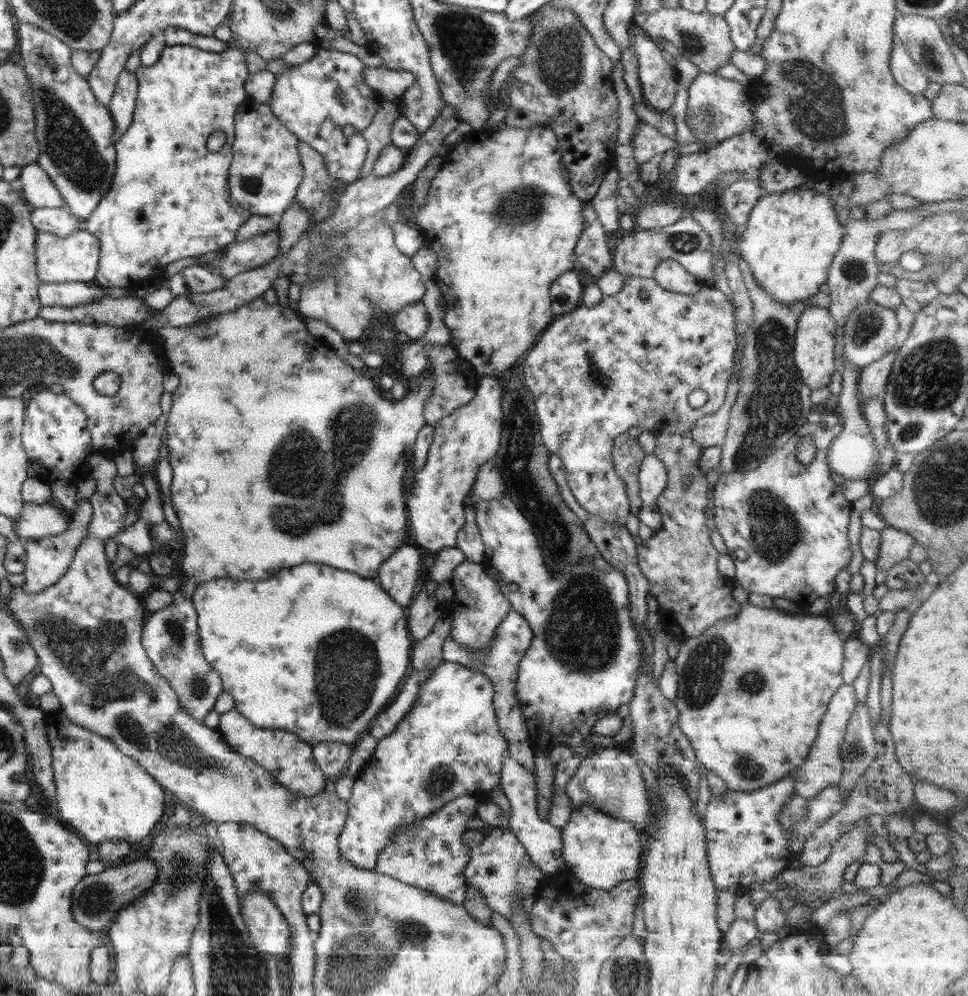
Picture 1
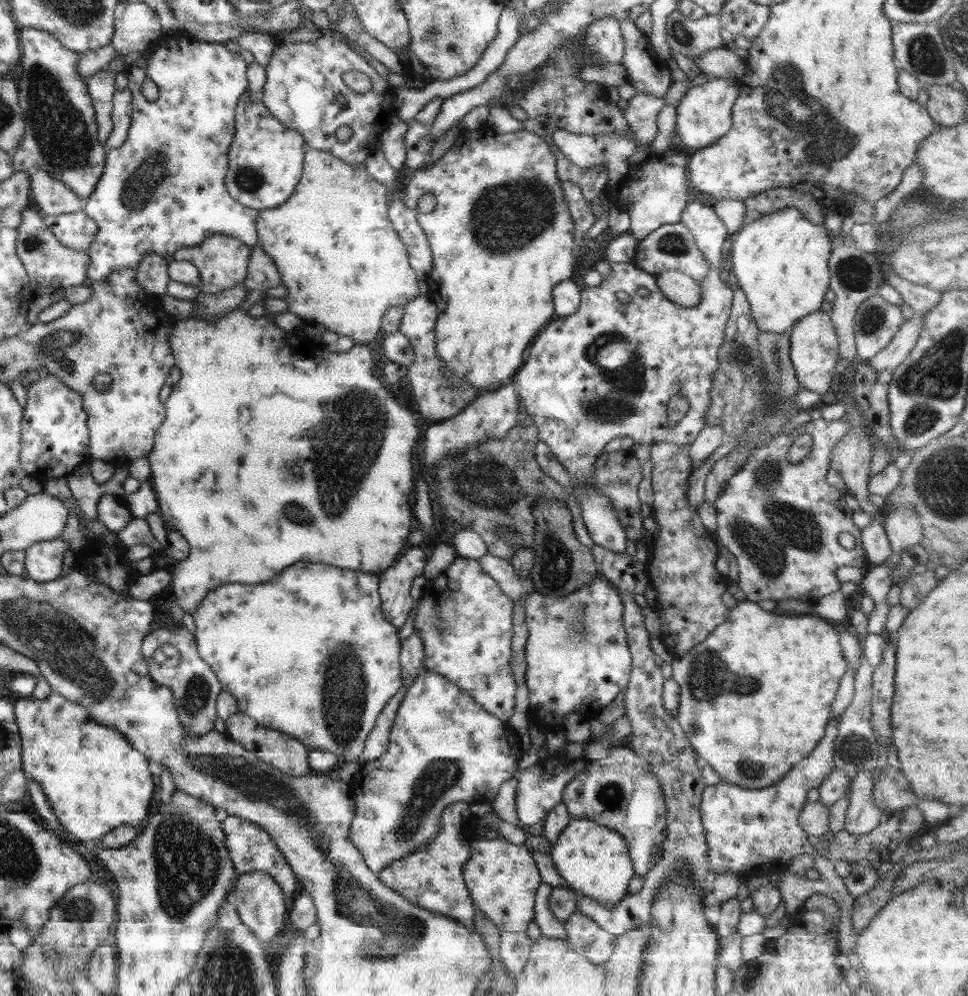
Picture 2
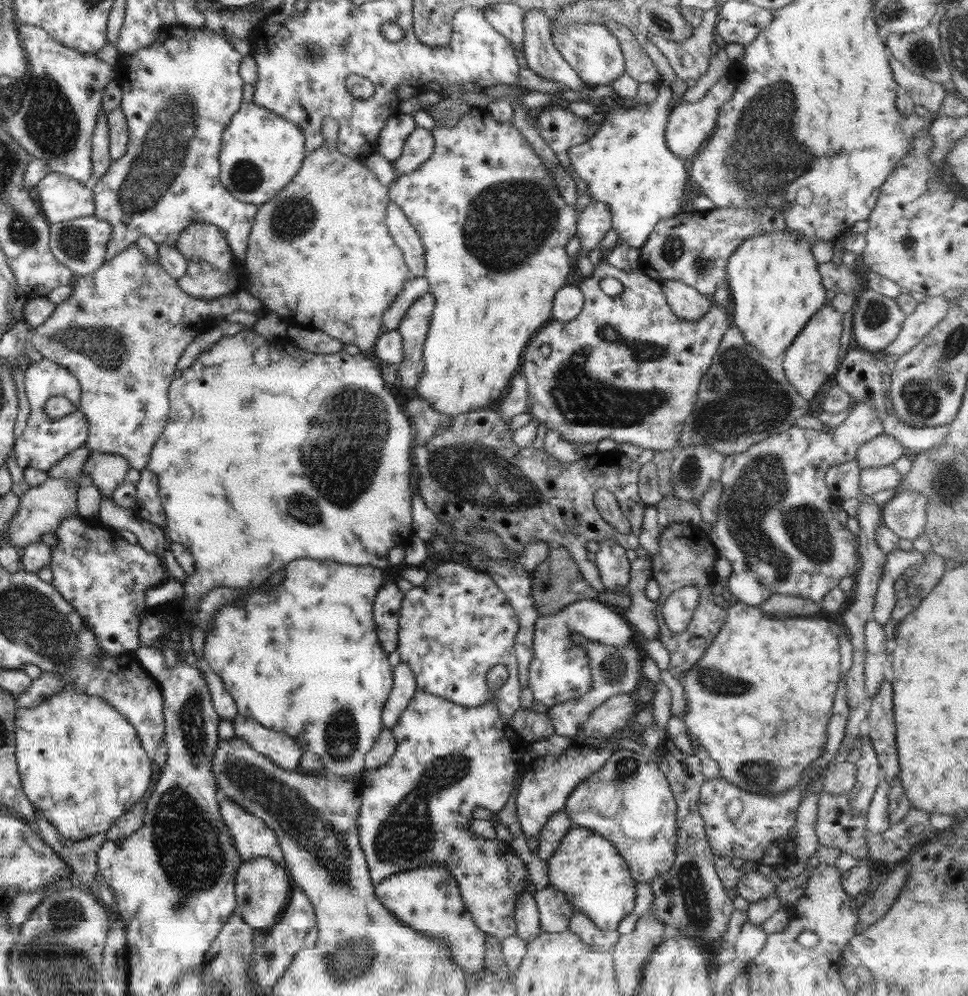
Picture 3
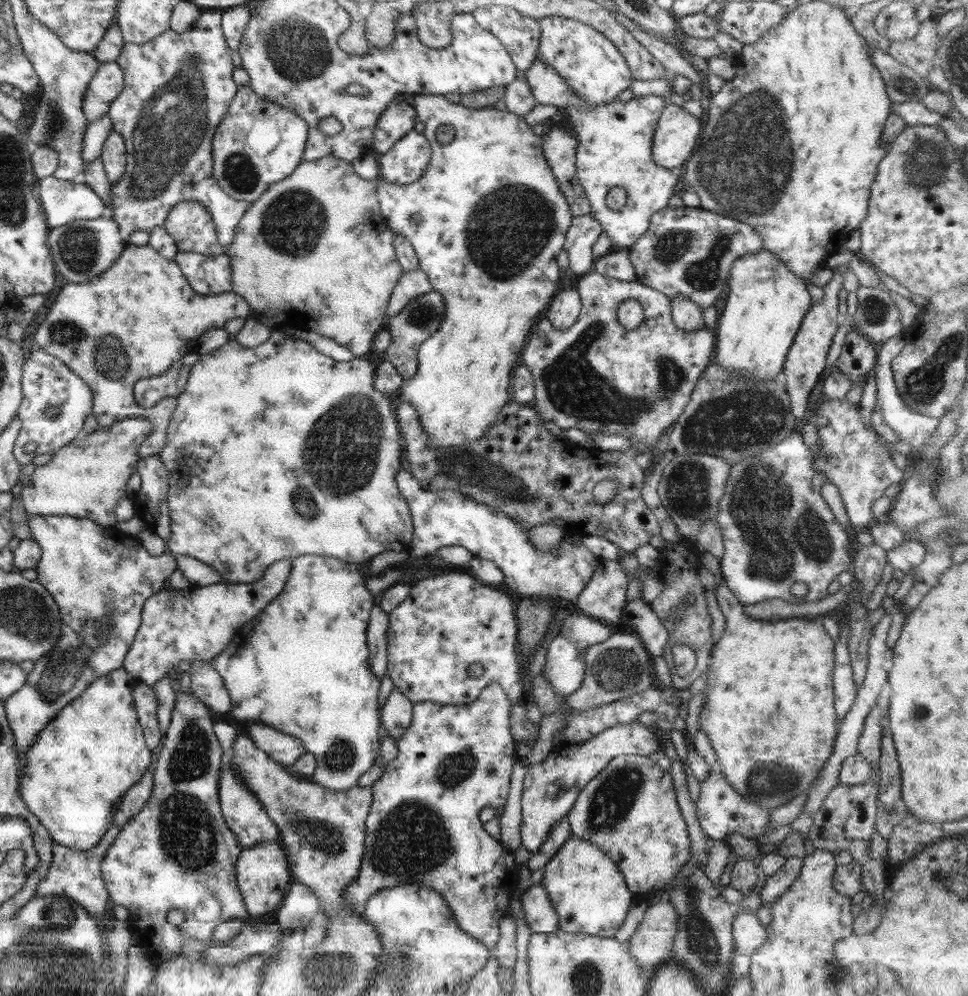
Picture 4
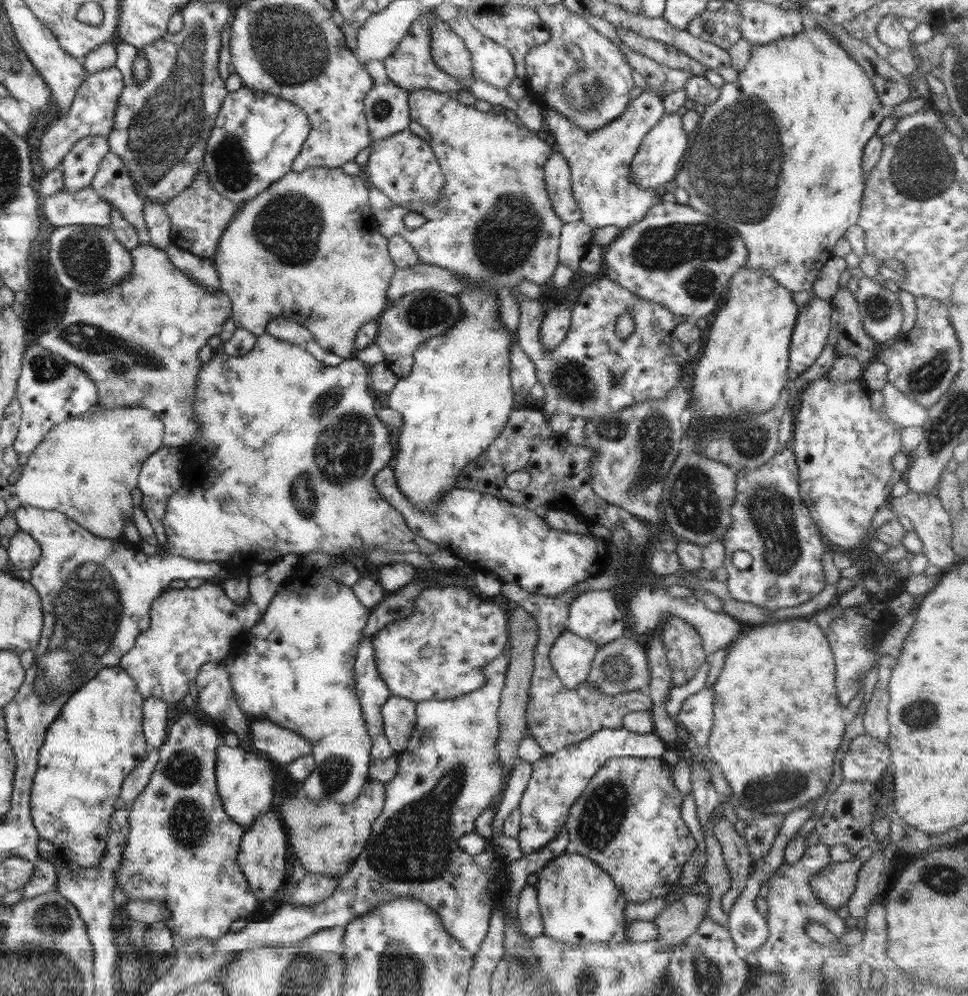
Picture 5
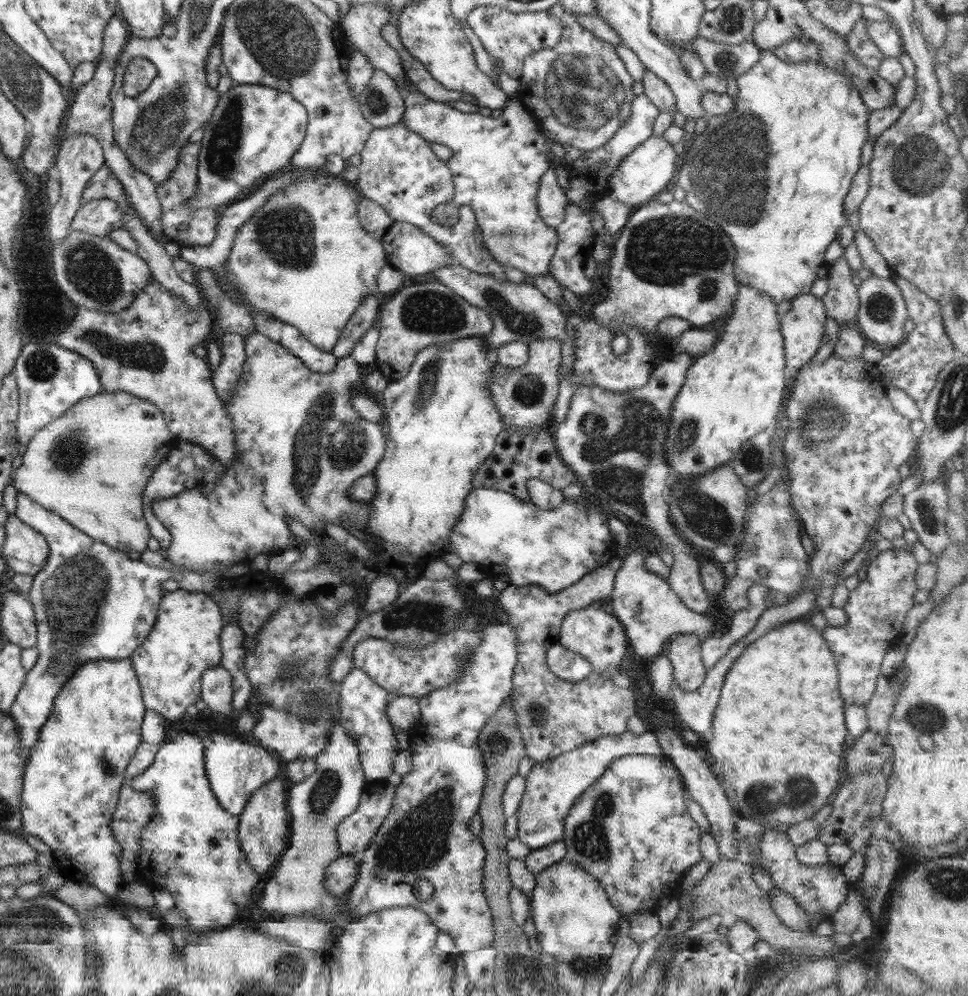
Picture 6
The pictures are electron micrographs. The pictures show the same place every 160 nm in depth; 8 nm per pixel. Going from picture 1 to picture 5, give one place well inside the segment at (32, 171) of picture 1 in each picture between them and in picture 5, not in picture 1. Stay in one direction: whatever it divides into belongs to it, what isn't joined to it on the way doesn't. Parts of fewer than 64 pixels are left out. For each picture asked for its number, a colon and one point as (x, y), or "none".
2: (52, 197)
3: (62, 198)
4: (62, 202)
5: (84, 207)

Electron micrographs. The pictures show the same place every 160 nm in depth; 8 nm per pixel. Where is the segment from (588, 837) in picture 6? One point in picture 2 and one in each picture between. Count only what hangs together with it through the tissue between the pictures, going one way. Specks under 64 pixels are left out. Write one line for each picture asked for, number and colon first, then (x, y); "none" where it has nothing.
2: (621, 792)
3: (628, 801)
4: (629, 810)
5: (628, 821)

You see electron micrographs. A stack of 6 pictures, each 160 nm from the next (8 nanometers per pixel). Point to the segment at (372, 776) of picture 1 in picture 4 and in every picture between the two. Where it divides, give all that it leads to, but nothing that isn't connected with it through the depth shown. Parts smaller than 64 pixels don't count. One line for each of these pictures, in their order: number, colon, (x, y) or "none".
2: (443, 748)
3: (416, 810)
4: (423, 827)

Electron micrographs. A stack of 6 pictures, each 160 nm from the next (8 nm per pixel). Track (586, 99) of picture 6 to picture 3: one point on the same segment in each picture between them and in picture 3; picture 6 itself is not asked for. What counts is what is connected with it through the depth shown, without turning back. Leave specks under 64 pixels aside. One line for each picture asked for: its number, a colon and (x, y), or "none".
3: (591, 50)
4: (593, 67)
5: (581, 74)

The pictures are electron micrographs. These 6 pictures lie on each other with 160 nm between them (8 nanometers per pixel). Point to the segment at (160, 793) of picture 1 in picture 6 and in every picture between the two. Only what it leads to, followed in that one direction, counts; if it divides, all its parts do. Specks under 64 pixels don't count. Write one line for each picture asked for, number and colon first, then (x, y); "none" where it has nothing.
2: (95, 781)
3: (81, 764)
4: (77, 771)
5: (97, 739)
6: (76, 769)

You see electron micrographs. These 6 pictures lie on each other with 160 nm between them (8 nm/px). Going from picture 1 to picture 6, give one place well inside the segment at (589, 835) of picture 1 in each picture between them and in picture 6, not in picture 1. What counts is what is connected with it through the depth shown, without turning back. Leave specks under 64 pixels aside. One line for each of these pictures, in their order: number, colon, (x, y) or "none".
2: (594, 860)
3: (586, 867)
4: (589, 894)
5: (578, 901)
6: (573, 919)

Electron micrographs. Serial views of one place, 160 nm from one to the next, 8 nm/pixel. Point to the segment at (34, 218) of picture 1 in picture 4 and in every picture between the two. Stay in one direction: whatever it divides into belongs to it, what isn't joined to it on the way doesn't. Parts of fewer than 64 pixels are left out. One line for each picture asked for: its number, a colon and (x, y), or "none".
2: (77, 231)
3: (79, 244)
4: (81, 250)

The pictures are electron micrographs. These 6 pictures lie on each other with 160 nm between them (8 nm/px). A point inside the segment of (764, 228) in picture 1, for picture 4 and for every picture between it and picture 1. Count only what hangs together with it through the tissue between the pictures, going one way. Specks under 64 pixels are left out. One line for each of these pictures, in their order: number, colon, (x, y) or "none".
2: (780, 260)
3: (776, 287)
4: (766, 304)

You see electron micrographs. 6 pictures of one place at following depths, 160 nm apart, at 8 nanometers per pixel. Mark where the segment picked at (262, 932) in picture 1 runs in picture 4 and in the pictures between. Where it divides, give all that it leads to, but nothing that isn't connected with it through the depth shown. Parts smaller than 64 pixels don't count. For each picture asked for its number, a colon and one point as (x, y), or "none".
2: (260, 902)
3: (261, 885)
4: (263, 874)

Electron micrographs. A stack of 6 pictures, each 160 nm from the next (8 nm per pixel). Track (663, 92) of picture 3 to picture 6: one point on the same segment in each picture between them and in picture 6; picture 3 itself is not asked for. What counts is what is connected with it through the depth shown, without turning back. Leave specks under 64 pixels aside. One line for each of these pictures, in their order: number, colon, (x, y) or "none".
4: (614, 149)
5: (600, 161)
6: (589, 172)

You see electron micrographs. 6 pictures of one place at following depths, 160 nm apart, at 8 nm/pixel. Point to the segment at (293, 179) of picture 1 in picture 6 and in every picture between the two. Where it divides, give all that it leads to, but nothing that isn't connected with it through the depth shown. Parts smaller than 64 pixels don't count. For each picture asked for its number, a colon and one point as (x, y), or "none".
2: (265, 160)
3: (261, 152)
4: (257, 144)
5: (256, 137)
6: (254, 131)

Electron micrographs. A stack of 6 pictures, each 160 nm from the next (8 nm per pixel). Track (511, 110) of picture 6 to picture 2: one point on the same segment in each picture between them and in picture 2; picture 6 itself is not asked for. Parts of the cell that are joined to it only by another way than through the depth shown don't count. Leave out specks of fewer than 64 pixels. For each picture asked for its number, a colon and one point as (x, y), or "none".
2: (502, 237)
3: (494, 227)
4: (494, 220)
5: (493, 224)

